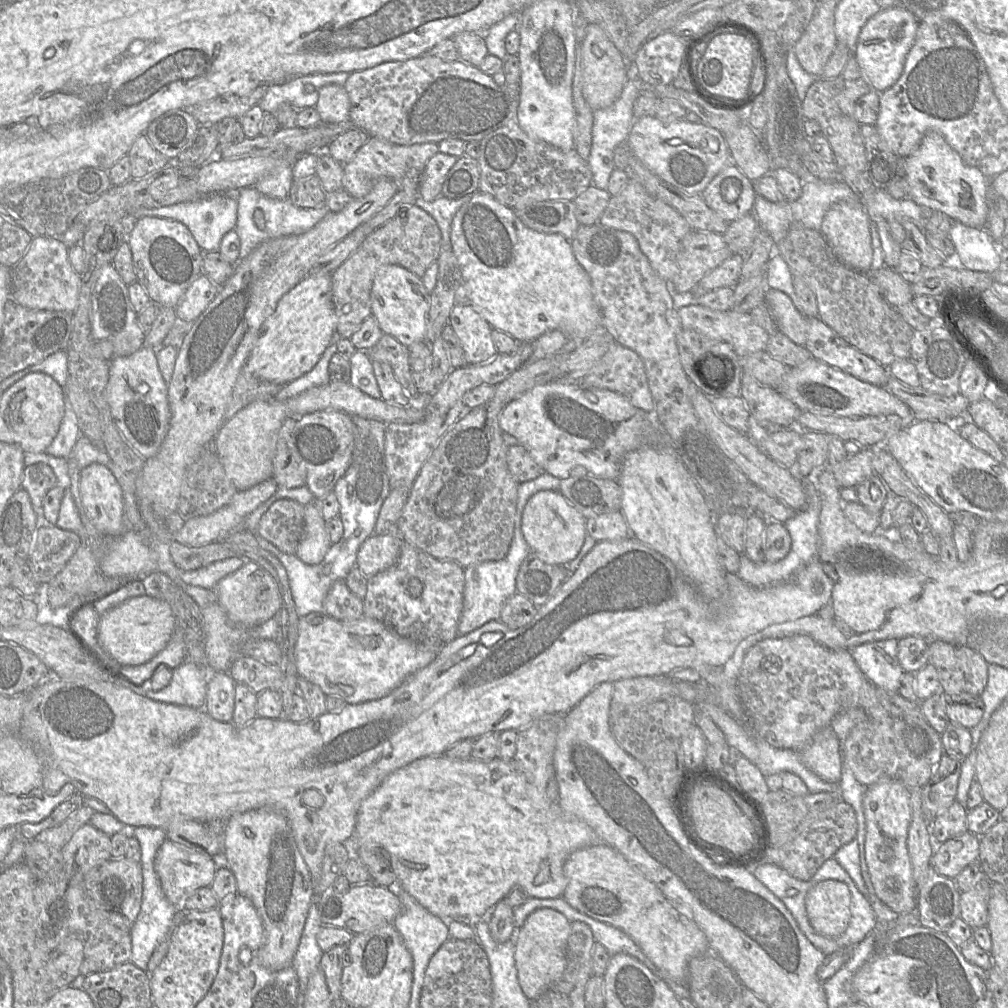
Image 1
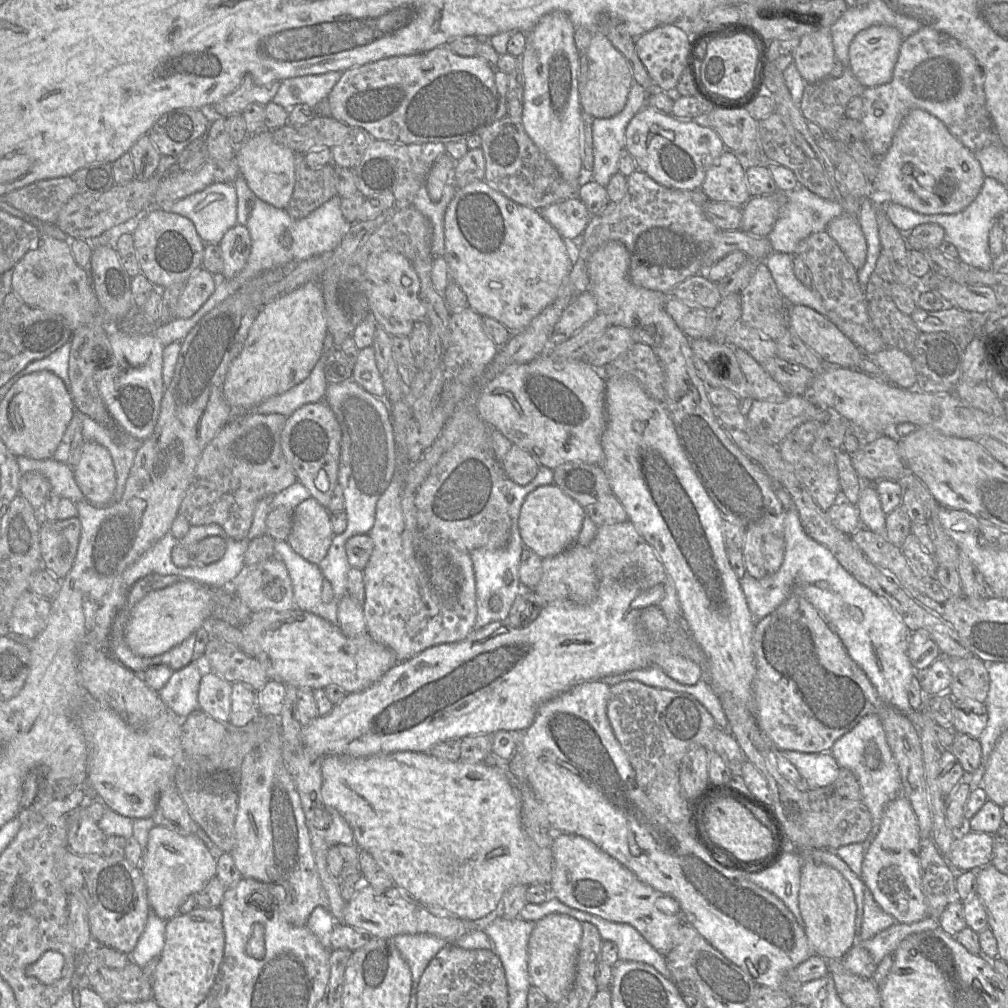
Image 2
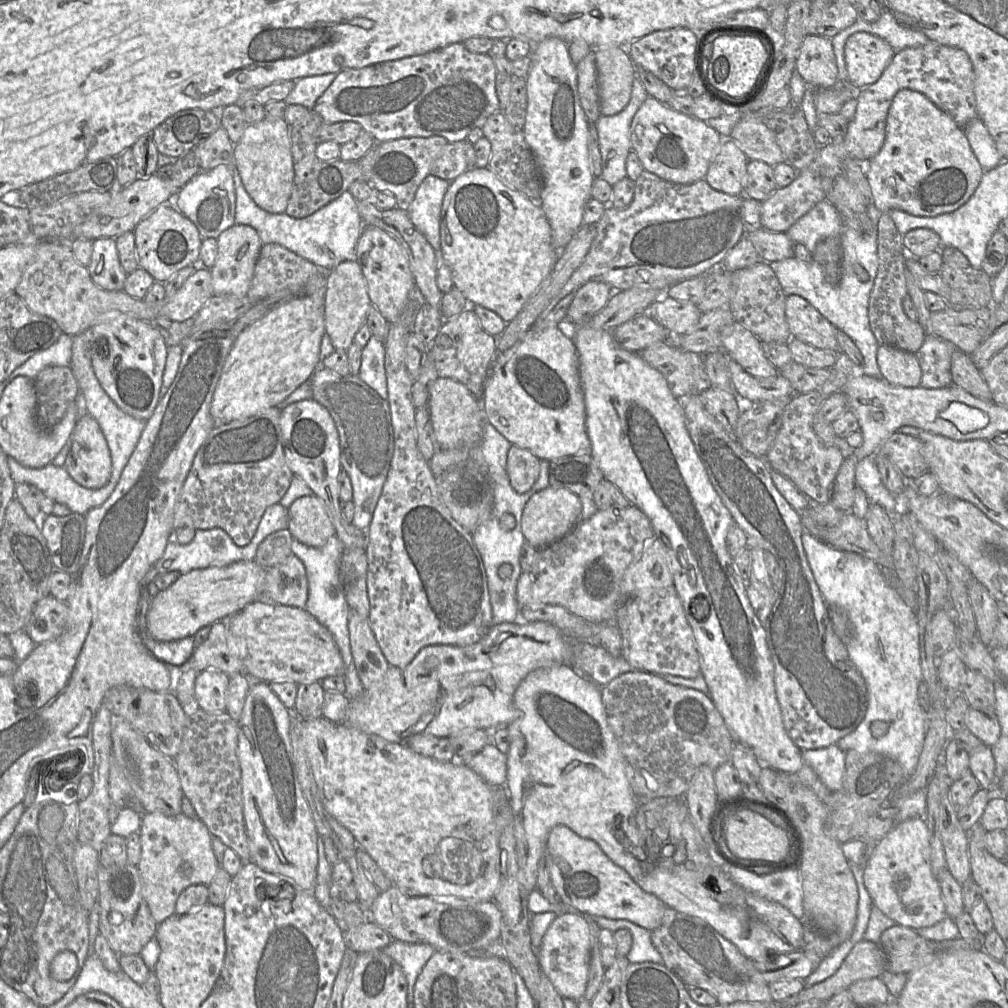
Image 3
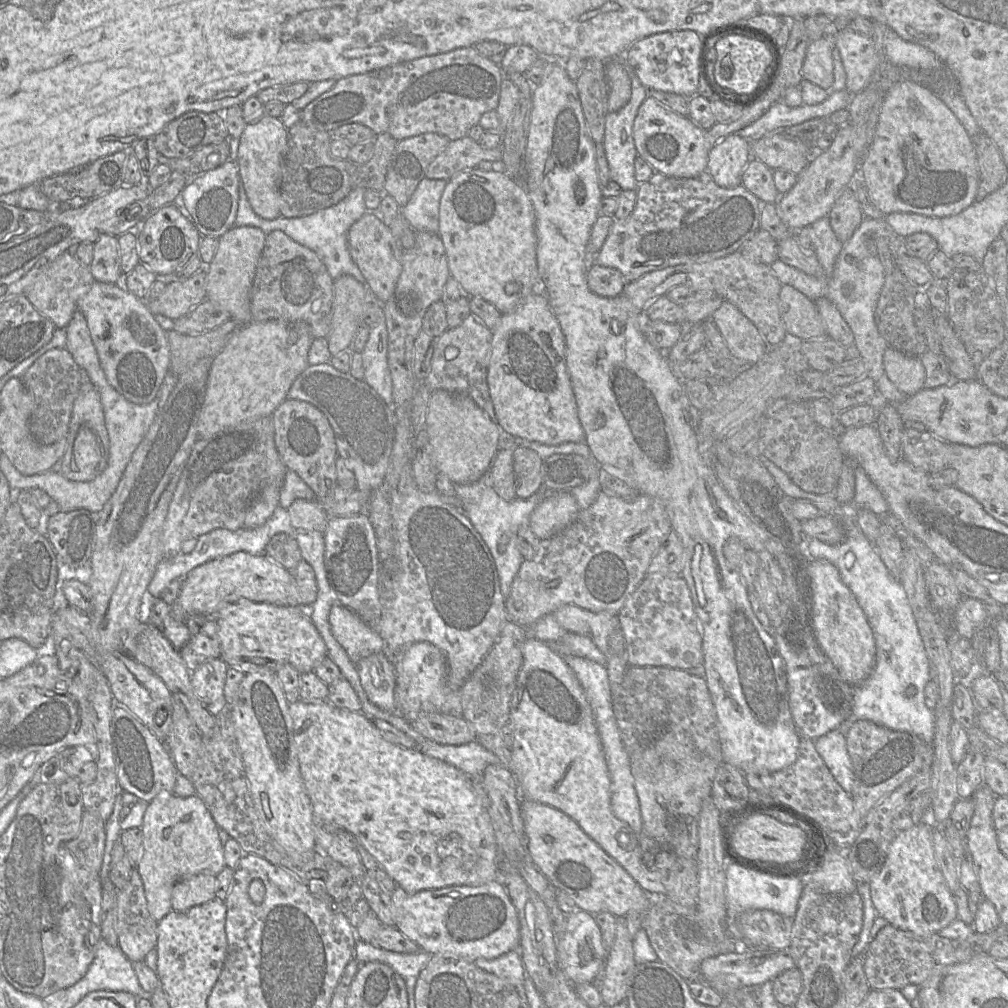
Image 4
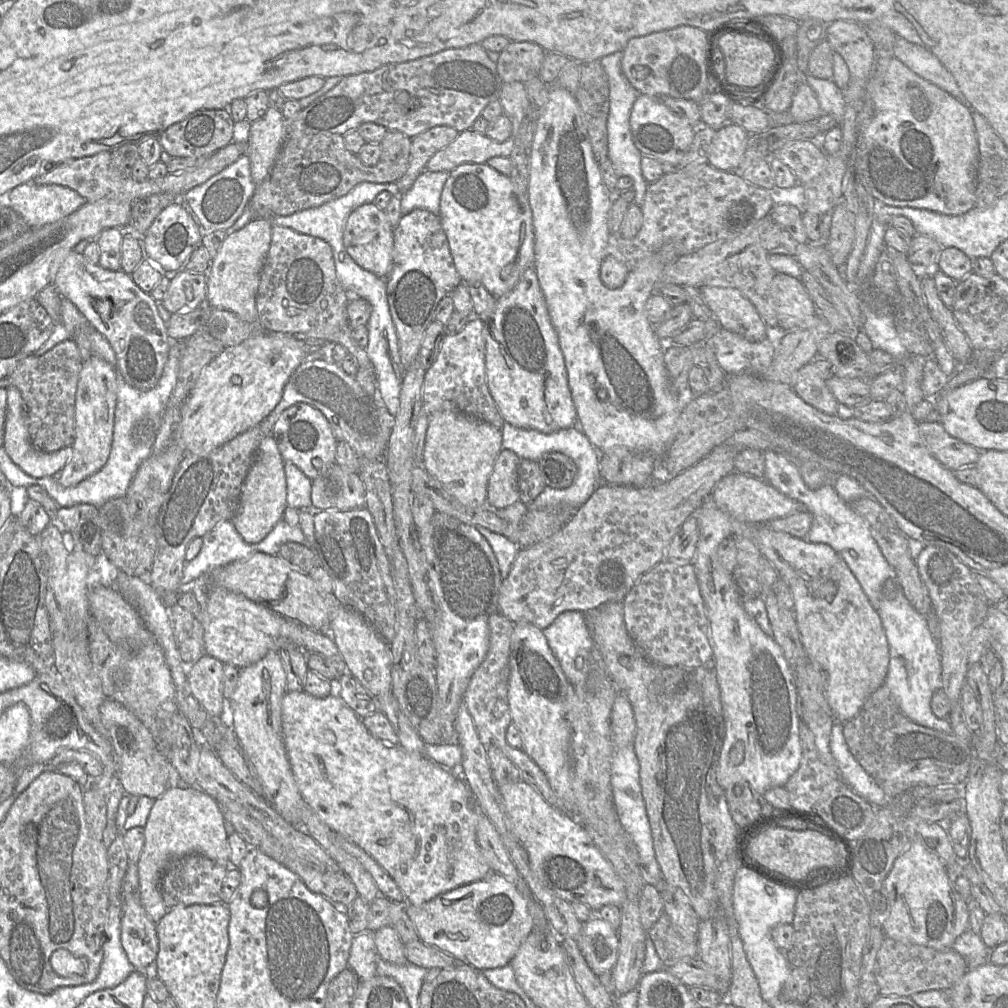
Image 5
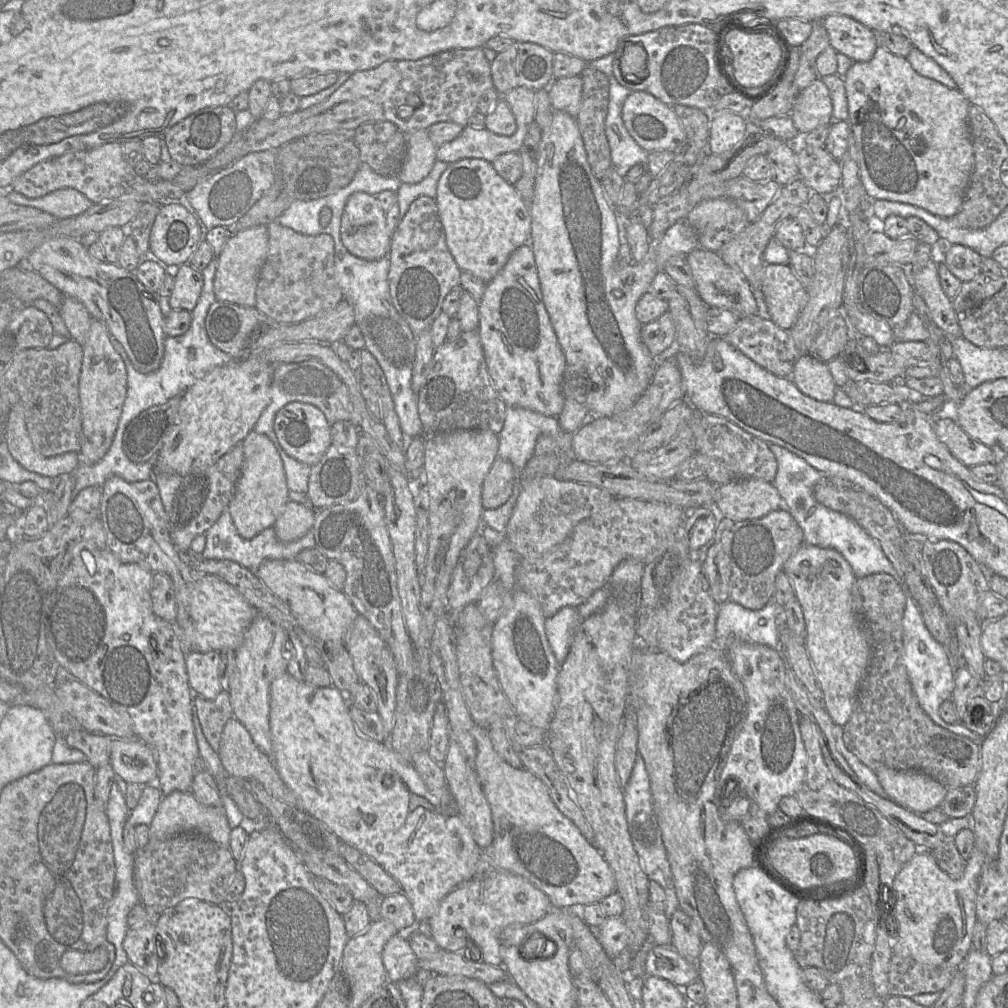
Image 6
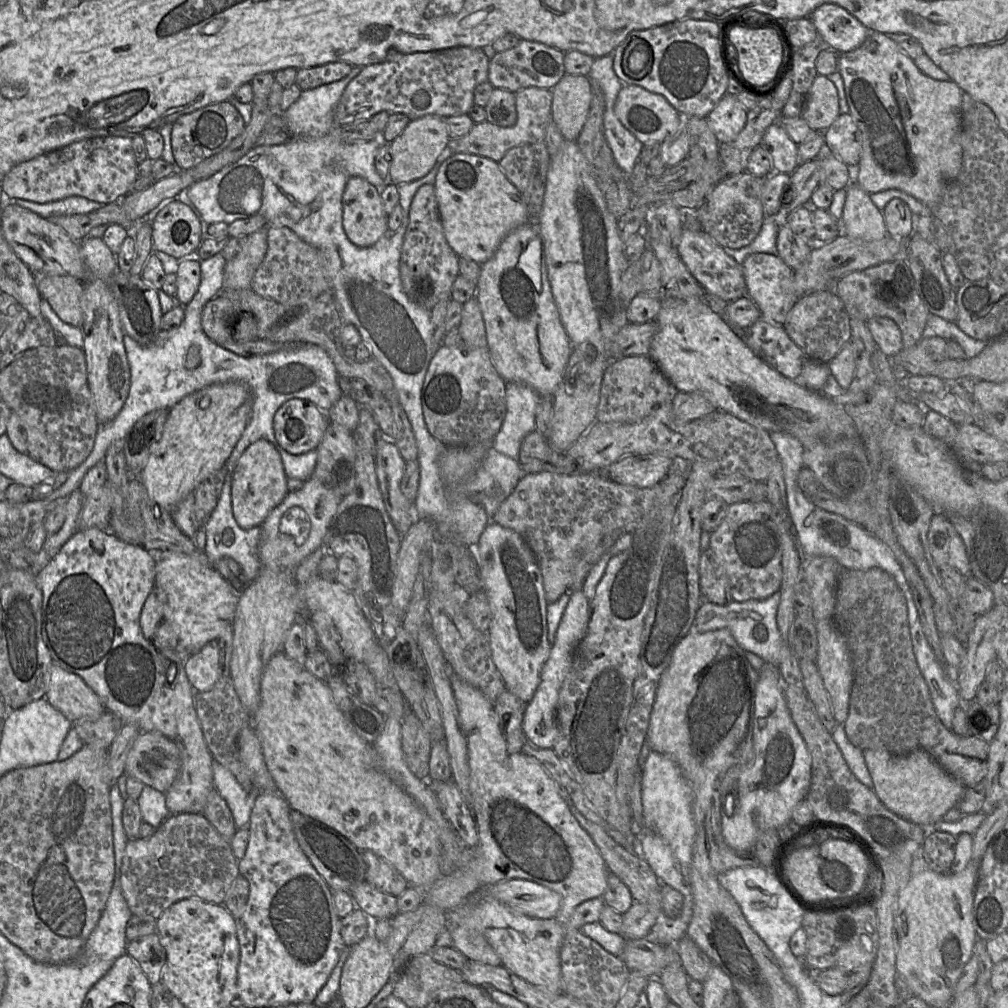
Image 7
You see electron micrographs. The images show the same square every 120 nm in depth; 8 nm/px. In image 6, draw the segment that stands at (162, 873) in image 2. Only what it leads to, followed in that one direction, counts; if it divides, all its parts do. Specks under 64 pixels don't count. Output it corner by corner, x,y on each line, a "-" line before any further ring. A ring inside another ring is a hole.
173,791
162,797
149,827
149,841
161,842
181,833
198,833
214,842
229,847
231,829
222,806
205,806
191,792

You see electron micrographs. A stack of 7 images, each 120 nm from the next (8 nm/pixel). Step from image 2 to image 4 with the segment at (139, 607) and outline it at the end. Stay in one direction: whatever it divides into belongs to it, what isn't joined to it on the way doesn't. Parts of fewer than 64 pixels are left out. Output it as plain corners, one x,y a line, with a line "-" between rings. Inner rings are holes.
236,552
192,569
183,581
177,599
171,605
171,614
176,620
185,622
193,614
216,615
224,605
240,600
300,607
296,583
288,569
265,554

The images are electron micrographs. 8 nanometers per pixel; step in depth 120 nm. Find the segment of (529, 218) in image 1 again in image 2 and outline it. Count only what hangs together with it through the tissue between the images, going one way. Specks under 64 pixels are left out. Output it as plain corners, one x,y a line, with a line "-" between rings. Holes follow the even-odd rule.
577,196
553,203
540,212
563,239
570,240
583,234
592,217

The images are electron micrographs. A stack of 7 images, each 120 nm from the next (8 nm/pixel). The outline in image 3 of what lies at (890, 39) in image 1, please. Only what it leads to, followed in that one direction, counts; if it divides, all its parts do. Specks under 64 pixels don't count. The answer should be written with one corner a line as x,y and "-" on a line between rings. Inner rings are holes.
868,32
852,34
844,47
848,80
859,89
875,83
895,55
884,39

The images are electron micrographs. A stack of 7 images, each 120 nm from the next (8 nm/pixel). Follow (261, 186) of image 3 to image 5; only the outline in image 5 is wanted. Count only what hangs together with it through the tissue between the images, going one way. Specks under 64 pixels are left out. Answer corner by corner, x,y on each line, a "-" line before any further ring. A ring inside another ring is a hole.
268,107
260,119
251,123
245,154
251,162
251,177
259,186
268,177
286,140
286,122
282,112

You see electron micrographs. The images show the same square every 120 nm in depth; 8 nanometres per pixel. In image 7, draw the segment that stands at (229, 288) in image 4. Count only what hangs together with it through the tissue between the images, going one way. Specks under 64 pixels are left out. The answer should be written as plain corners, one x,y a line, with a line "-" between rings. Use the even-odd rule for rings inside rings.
260,229
242,240
238,253
226,261
223,289
251,288
255,271
263,261
267,251
267,230

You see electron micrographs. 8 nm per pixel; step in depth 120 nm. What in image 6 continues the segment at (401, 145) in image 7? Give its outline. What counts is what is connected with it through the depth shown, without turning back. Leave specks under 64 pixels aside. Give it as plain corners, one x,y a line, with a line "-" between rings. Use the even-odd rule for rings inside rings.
426,129
406,135
407,154
397,177
402,184
417,184
424,180
434,167
437,148

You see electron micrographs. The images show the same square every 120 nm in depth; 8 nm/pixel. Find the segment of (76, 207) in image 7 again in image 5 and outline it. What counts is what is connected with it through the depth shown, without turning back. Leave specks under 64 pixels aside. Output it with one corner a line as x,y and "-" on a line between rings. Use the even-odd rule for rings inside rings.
33,181
17,185
9,191
10,207
19,214
27,227
53,223
75,212
87,201
76,191
58,184
35,184

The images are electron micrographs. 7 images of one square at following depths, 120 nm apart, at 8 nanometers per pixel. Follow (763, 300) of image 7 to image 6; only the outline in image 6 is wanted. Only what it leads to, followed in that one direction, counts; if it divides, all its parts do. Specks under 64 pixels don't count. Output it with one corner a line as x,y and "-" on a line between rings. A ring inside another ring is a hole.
767,263
761,292
768,317
780,328
790,330
808,297
790,265

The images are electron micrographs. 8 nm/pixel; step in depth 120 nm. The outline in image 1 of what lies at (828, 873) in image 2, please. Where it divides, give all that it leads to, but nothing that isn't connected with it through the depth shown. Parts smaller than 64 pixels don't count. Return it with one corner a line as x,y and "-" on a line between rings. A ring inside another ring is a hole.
824,880
806,894
805,906
810,924
820,935
835,938
842,935
850,922
851,893
837,880

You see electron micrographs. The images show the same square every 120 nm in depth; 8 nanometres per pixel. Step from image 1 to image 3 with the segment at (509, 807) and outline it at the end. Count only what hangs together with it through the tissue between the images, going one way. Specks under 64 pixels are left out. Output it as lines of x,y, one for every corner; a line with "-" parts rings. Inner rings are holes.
324,717
303,720
302,737
325,810
352,833
358,848
362,848
372,857
395,886
409,895
453,895
475,901
494,900
501,878
500,832
493,812
494,787
486,783
483,778
460,761
442,762
421,755
404,743
390,742
381,736
365,733
343,722
333,722

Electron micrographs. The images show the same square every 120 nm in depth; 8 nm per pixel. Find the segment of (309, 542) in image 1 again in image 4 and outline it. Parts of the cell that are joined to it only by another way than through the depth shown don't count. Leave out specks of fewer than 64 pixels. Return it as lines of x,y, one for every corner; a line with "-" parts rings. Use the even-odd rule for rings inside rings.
297,499
286,510
296,530
304,529
324,534
330,517
317,500

